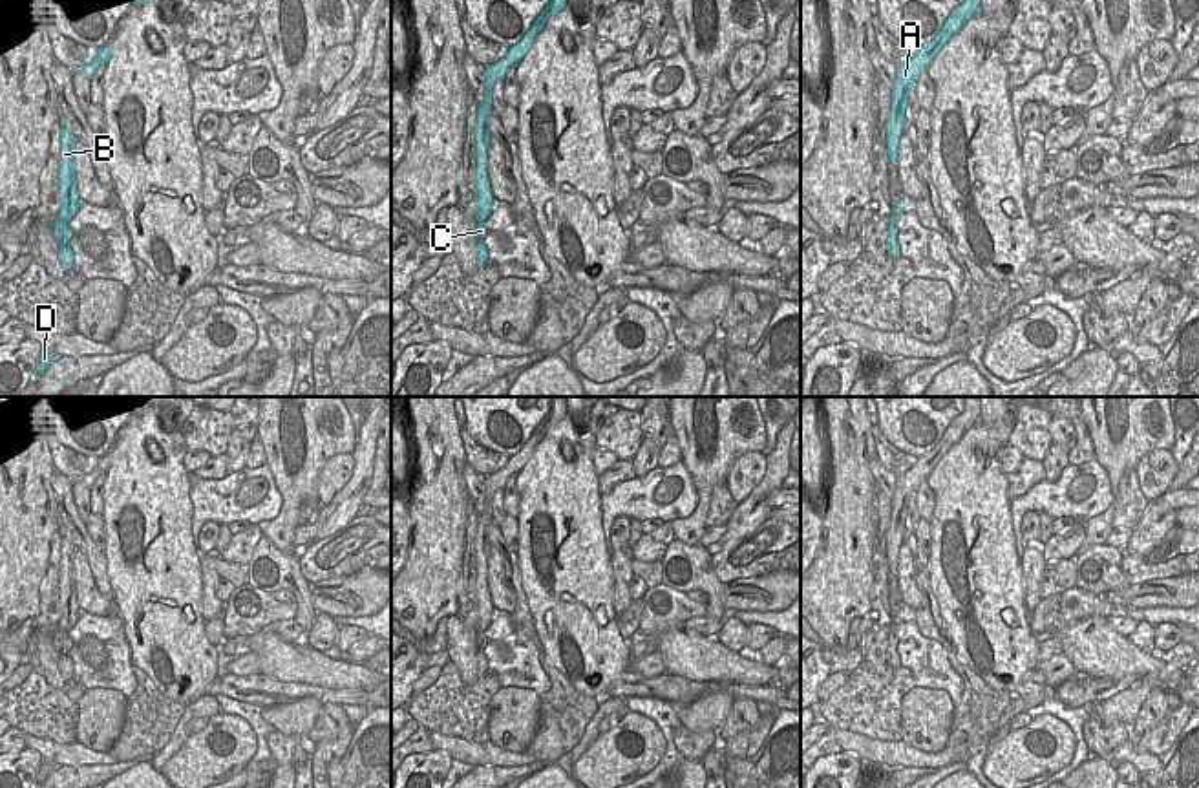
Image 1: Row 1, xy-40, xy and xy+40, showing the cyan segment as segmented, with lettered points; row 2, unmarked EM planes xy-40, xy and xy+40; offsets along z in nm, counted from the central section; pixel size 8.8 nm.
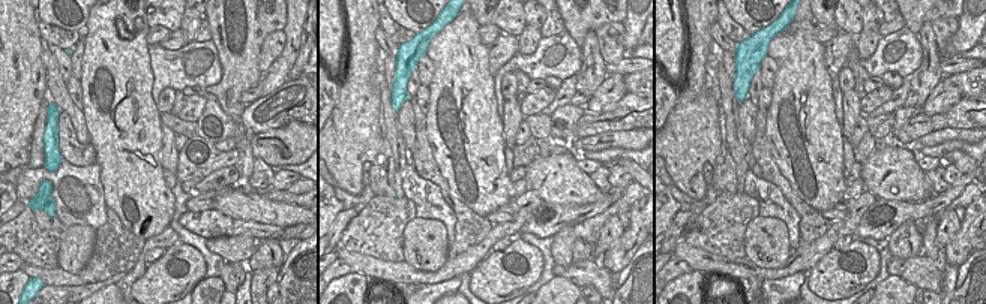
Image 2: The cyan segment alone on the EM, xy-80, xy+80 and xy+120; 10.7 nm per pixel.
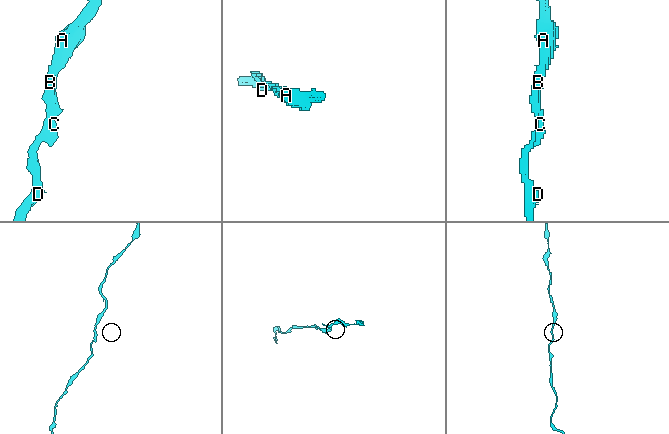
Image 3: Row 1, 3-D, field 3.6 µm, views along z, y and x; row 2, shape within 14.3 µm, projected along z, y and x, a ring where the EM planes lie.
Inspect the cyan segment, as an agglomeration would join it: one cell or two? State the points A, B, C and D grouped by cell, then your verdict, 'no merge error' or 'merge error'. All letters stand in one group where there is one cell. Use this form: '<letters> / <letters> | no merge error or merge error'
A B C D | no merge error

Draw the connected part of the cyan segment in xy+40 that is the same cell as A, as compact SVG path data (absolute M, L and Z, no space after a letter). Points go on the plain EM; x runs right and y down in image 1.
M965 397L963 411L952 419L941 441L918 463L896 477L896 492L892 499L892 517L885 534L888 572L897 576L897 554L905 541L908 501L916 499L916 492L938 461L963 437L967 430L980 422L980 397Z

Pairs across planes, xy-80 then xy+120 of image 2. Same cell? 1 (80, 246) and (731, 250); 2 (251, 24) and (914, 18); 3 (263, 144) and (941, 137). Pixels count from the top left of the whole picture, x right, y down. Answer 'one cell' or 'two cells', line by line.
1: two cells
2: one cell
3: one cell

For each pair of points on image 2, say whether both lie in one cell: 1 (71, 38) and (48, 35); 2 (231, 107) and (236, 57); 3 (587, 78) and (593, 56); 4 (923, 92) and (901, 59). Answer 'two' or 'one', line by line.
1: one
2: one
3: one
4: two

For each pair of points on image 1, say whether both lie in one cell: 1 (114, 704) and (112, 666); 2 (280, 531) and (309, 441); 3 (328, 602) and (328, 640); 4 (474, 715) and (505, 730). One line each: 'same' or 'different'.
1: different
2: same
3: different
4: different

